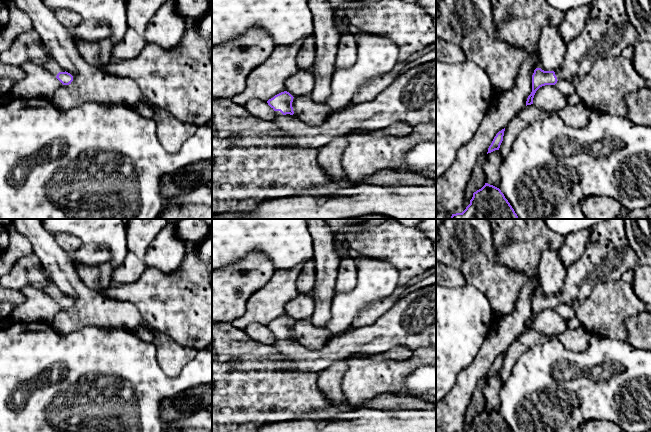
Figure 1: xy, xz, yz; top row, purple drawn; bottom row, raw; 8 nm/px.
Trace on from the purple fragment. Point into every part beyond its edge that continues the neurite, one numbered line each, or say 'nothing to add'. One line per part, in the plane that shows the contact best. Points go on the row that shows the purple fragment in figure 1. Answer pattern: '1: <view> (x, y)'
1: xz (410, 98)

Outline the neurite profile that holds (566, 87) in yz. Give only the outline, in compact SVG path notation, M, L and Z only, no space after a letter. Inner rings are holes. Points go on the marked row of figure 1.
M558 80L555 86L566 97L576 93L575 87L571 80Z

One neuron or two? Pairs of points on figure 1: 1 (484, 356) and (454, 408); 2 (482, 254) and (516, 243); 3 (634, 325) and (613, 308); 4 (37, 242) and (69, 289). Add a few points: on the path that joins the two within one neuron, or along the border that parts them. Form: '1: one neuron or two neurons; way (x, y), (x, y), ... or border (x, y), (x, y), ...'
1: one neuron; way (477, 369), (468, 378), (460, 395)
2: two neurons; border (491, 229), (495, 260), (508, 269)
3: two neurons; border (640, 312), (630, 315), (625, 320), (625, 341)
4: one neuron; way (49, 254), (60, 265), (65, 277)

